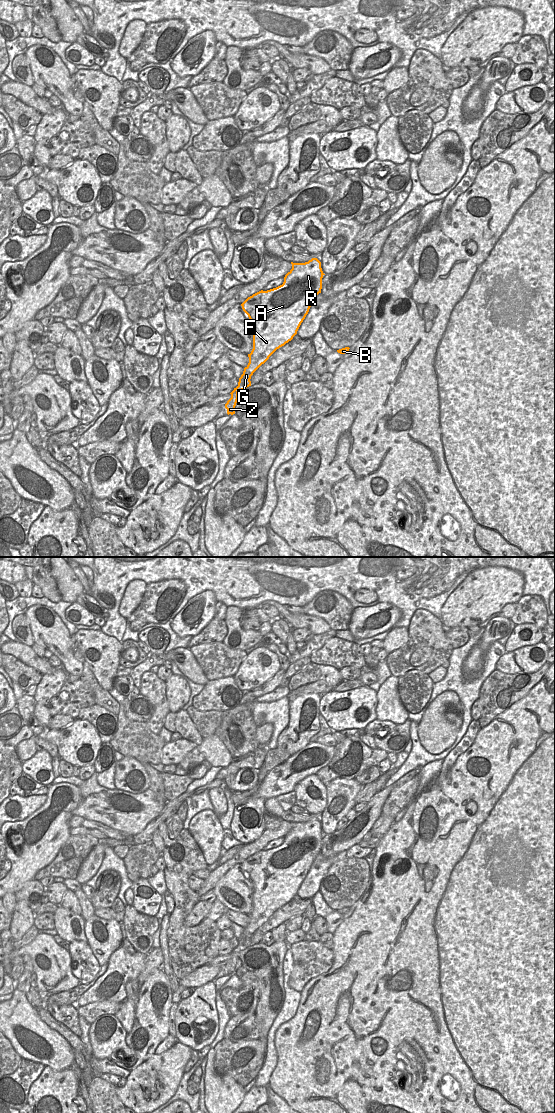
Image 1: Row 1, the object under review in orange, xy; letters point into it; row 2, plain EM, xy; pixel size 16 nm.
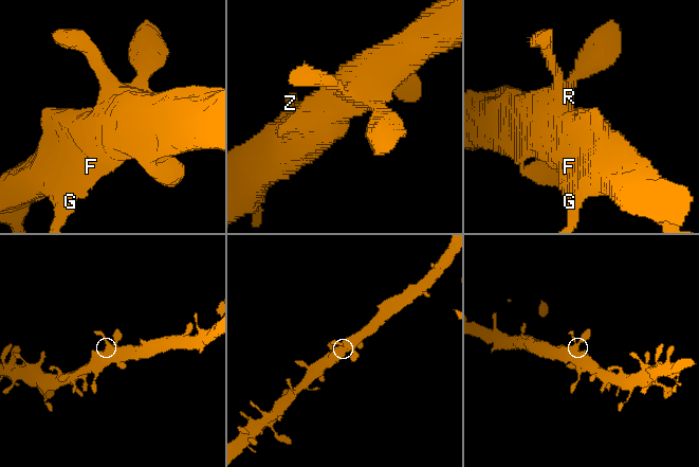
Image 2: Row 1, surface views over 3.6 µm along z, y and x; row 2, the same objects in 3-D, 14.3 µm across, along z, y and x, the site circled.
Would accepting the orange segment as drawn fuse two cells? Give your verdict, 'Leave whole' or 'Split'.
Leave whole.

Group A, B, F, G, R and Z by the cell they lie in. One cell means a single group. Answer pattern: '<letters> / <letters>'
A B F G R Z

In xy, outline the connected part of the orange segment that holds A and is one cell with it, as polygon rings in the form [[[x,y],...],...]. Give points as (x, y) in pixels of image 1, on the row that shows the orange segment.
[[[317,258],[291,264],[292,269],[285,275],[282,285],[261,290],[241,304],[254,326],[253,349],[248,354],[249,363],[238,386],[225,404],[228,415],[235,414],[238,393],[251,386],[253,373],[297,334],[316,296],[321,293],[325,274]]]

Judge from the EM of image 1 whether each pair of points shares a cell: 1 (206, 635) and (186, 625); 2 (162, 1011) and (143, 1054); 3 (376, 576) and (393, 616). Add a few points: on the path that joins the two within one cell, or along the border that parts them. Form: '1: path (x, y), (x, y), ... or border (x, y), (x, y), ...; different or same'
1: border (213, 617), (193, 636); different
2: path (152, 1022), (147, 1043); same
3: border (364, 606), (391, 603), (400, 610), (402, 615); different

